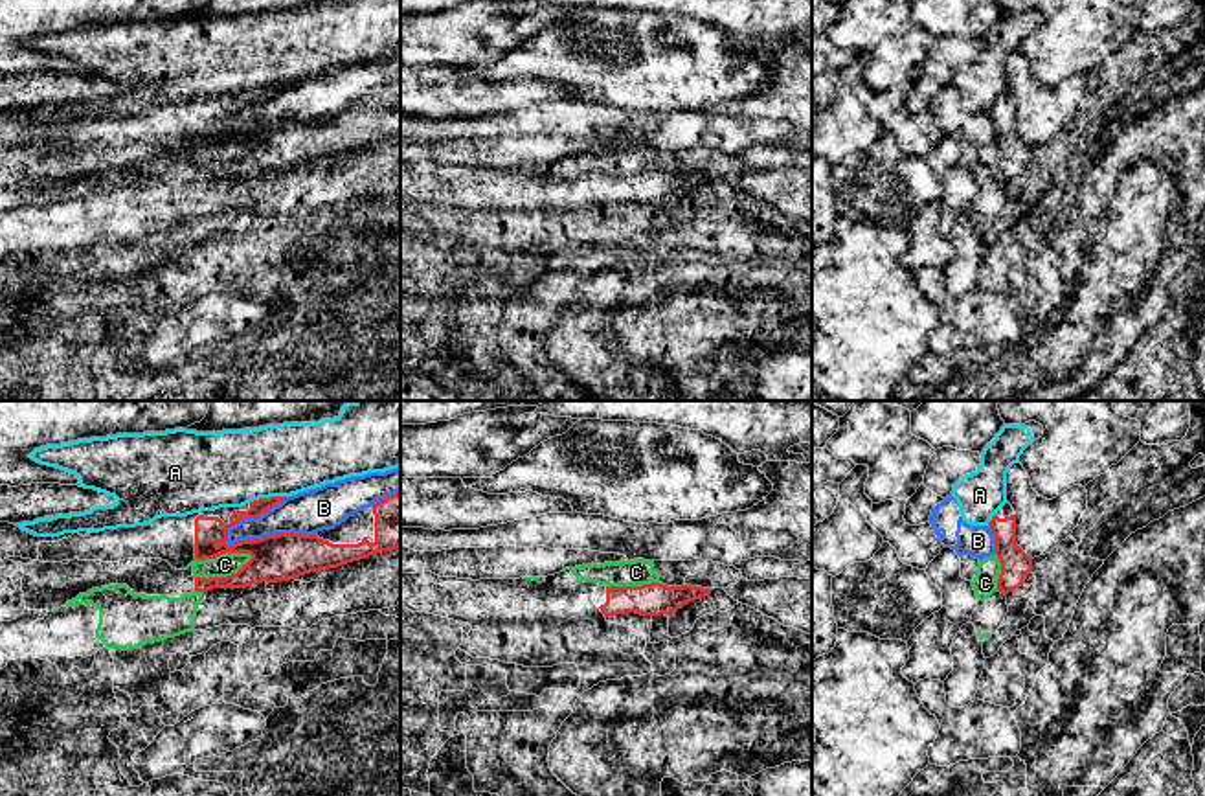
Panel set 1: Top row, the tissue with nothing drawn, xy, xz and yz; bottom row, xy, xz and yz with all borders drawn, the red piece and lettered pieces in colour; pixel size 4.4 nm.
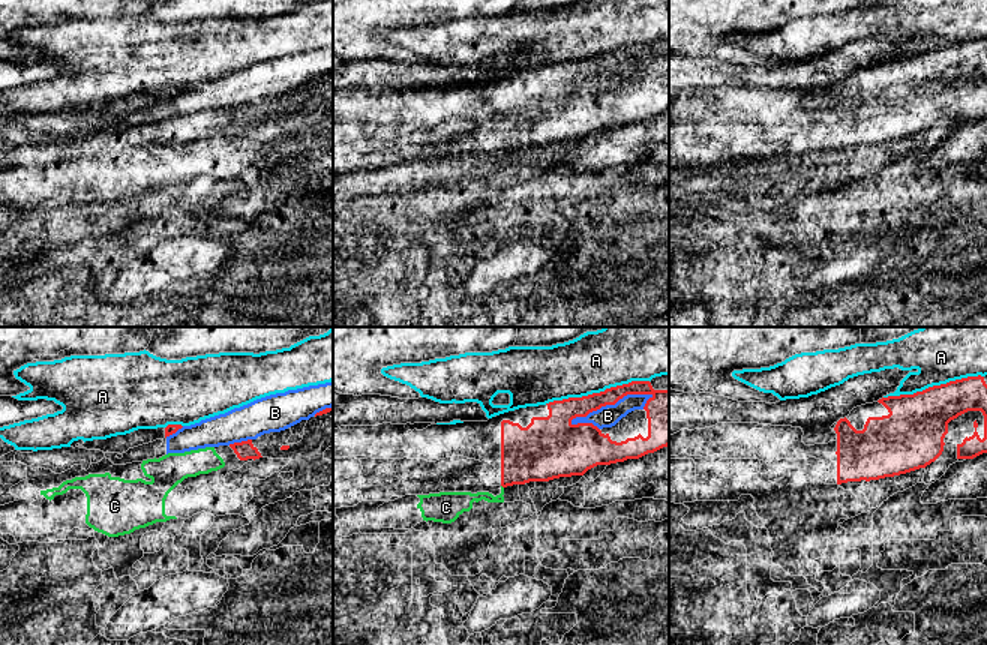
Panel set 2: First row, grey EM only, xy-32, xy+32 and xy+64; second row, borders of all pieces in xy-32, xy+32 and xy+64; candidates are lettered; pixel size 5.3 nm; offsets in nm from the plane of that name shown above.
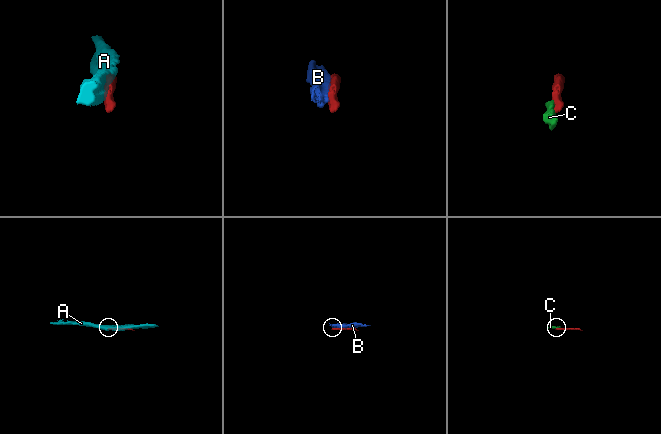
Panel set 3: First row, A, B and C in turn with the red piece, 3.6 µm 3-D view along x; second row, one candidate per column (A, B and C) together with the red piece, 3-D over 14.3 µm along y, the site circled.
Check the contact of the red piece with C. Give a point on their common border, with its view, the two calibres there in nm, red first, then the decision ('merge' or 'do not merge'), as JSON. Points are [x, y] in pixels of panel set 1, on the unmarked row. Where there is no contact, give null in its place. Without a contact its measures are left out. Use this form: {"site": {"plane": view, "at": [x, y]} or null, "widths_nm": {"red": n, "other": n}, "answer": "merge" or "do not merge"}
{"site": {"plane": "xy", "at": [223, 166]}, "widths_nm": {"red": 200, "other": 100}, "answer": "do not merge"}

